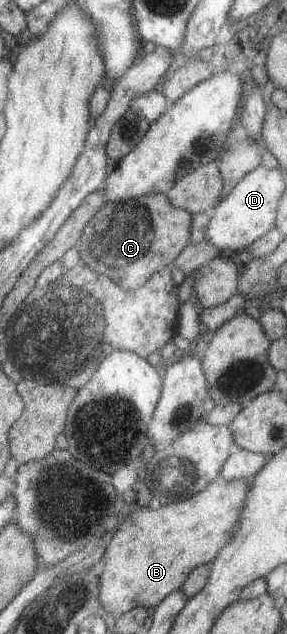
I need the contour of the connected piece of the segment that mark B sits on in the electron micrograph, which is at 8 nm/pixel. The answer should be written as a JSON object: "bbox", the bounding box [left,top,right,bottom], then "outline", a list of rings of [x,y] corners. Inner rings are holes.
{"bbox":[99,475,247,618],"outline":[[[217,475],[201,493],[163,505],[159,509],[137,509],[125,517],[113,539],[109,541],[103,555],[103,571],[101,571],[99,603],[101,607],[119,618],[135,607],[155,608],[173,591],[179,590],[191,574],[193,567],[209,563],[215,559],[219,549],[229,543],[233,527],[237,525],[243,499],[247,495],[247,485],[243,479],[225,481]]]}

